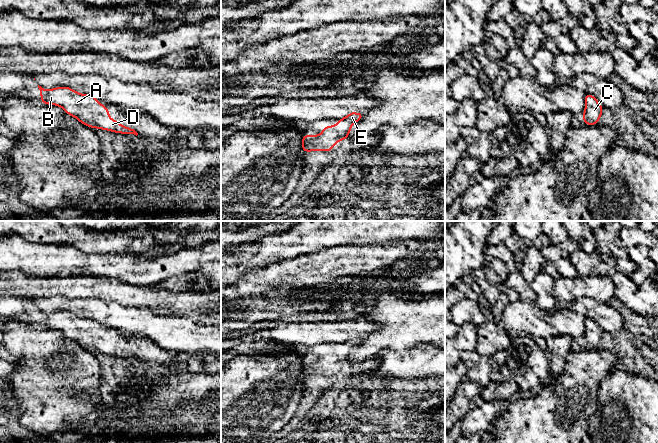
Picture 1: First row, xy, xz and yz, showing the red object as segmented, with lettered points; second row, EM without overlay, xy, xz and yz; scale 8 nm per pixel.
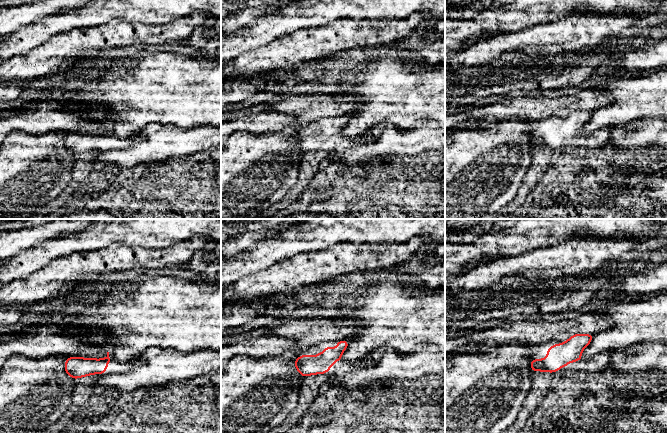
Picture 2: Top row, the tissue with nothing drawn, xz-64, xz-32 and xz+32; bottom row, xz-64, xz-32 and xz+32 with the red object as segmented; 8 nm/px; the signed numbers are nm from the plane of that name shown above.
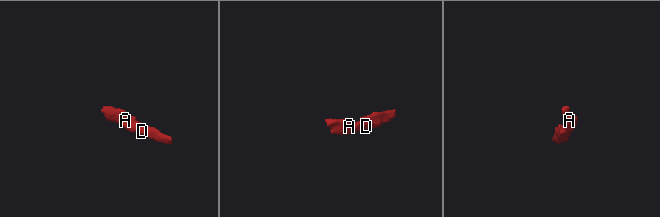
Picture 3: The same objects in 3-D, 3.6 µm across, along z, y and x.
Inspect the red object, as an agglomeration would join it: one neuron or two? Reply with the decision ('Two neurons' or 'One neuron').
One neuron

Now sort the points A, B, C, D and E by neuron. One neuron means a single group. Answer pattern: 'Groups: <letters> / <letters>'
Groups: A B C D E

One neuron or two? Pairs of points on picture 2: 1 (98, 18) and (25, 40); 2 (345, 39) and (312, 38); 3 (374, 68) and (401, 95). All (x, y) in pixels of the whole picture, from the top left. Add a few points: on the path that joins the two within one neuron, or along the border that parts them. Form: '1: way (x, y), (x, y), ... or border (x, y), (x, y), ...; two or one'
1: way (80, 18), (71, 19), (43, 29); one
2: way (337, 38), (320, 38); one
3: way (381, 75), (394, 88); one

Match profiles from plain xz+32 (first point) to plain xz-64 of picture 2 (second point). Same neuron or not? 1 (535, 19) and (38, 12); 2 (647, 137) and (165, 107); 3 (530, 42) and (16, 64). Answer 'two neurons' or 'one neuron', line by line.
1: two neurons
2: two neurons
3: one neuron

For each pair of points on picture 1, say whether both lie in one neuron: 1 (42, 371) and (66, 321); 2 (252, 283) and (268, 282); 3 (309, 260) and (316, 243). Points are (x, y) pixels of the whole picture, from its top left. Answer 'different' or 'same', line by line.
1: different
2: same
3: different

